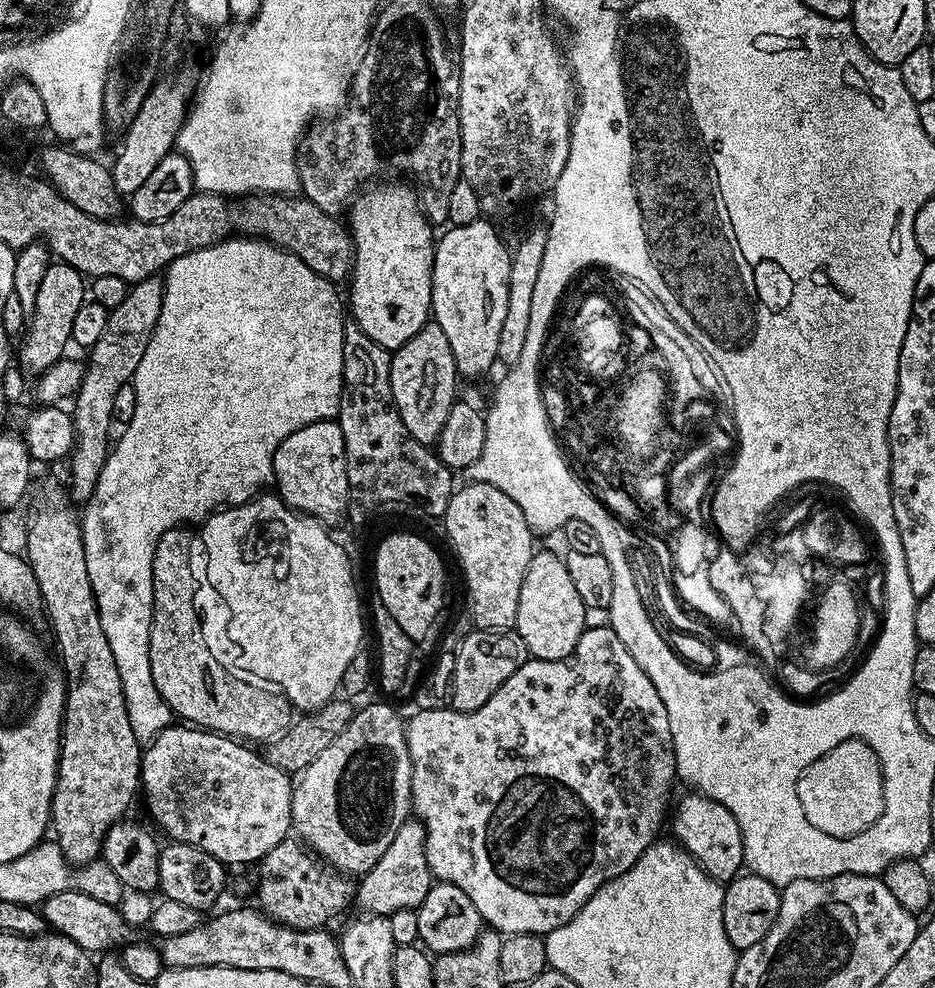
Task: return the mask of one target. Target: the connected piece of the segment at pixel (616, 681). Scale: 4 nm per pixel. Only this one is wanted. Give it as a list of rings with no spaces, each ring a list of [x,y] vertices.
[[[610,626],[585,628],[584,633],[578,638],[578,646],[567,660],[534,660],[529,658],[522,667],[514,670],[514,674],[510,674],[510,678],[506,678],[506,682],[502,682],[502,686],[498,686],[498,690],[494,690],[494,694],[490,694],[490,702],[486,702],[486,706],[478,706],[478,710],[459,712],[456,708],[449,706],[438,710],[416,710],[413,713],[412,717],[410,715],[407,717],[404,733],[406,734],[406,746],[410,750],[410,762],[412,763],[412,812],[415,819],[419,820],[426,830],[426,862],[428,863],[428,869],[432,871],[432,875],[437,881],[458,886],[458,890],[462,890],[462,894],[466,894],[470,898],[470,902],[474,902],[481,921],[489,929],[508,936],[522,934],[523,932],[539,936],[552,932],[558,926],[570,922],[570,918],[574,918],[574,914],[578,914],[578,910],[582,910],[582,906],[607,880],[613,880],[618,874],[630,870],[630,866],[634,866],[642,853],[659,837],[656,835],[659,834],[660,827],[663,824],[665,827],[666,817],[670,812],[668,799],[672,796],[672,783],[675,785],[678,780],[676,775],[676,751],[670,734],[670,714],[666,714],[666,702],[662,702],[662,698],[658,698],[658,690],[654,690],[654,682],[650,682],[650,678],[646,678],[646,670],[642,670],[642,666],[638,666],[638,662],[634,662],[634,654],[630,654],[630,650],[626,650],[626,646],[622,646],[622,638],[618,638],[618,634],[614,634],[614,630]]]

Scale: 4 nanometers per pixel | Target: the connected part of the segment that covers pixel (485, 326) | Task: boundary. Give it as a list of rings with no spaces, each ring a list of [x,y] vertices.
[[[481,218],[466,226],[452,226],[444,237],[436,240],[436,253],[432,263],[432,311],[431,319],[446,334],[450,341],[450,350],[454,350],[456,371],[461,377],[480,376],[488,372],[492,364],[497,363],[498,337],[502,331],[502,322],[506,318],[506,298],[508,297],[508,279],[512,254],[509,245],[500,241],[491,219]]]

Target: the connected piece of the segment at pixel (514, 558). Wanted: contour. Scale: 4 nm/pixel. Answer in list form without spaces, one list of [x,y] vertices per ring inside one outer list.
[[[468,482],[465,485],[453,491],[442,524],[464,571],[464,584],[468,587],[467,615],[477,629],[485,632],[515,629],[518,594],[522,594],[522,578],[534,551],[534,533],[510,494],[502,494],[498,486],[489,484]]]

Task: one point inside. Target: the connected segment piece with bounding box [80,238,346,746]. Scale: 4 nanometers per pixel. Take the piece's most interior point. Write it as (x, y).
(248, 347)

